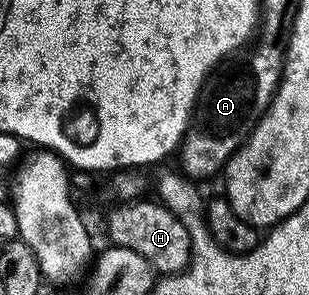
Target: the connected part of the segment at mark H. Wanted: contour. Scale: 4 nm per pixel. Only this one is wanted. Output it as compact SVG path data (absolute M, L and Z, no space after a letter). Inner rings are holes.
M137 200L111 209L114 211L106 222L110 242L138 252L159 275L179 274L189 266L192 257L192 239L188 236L188 228L184 228L177 214L162 205L161 201L148 201Z

